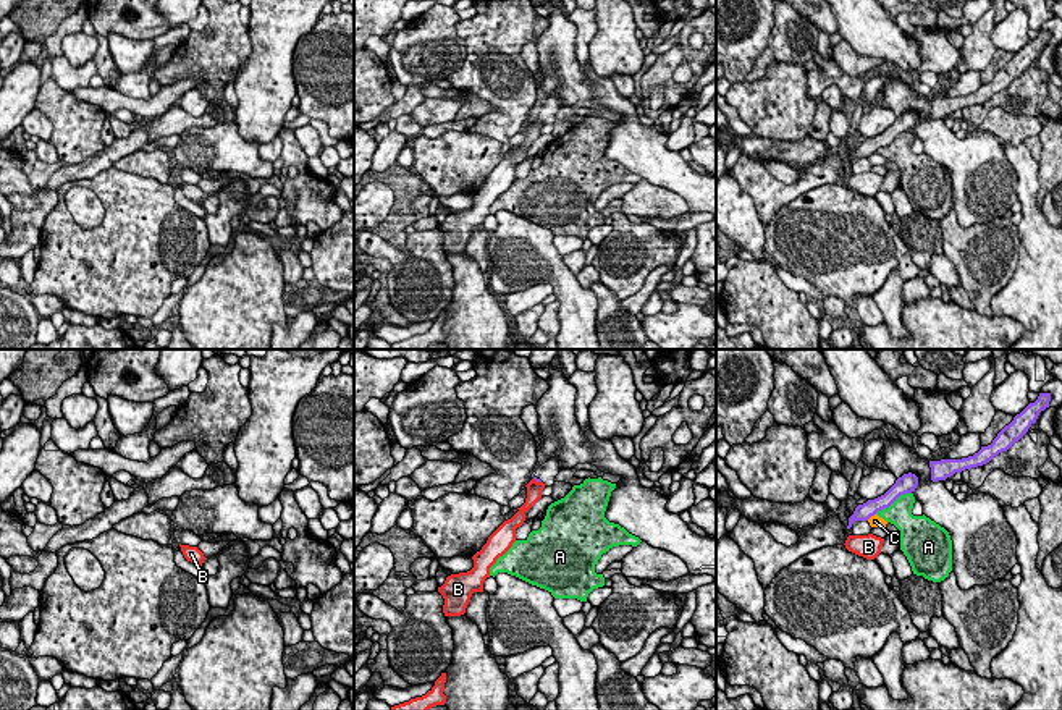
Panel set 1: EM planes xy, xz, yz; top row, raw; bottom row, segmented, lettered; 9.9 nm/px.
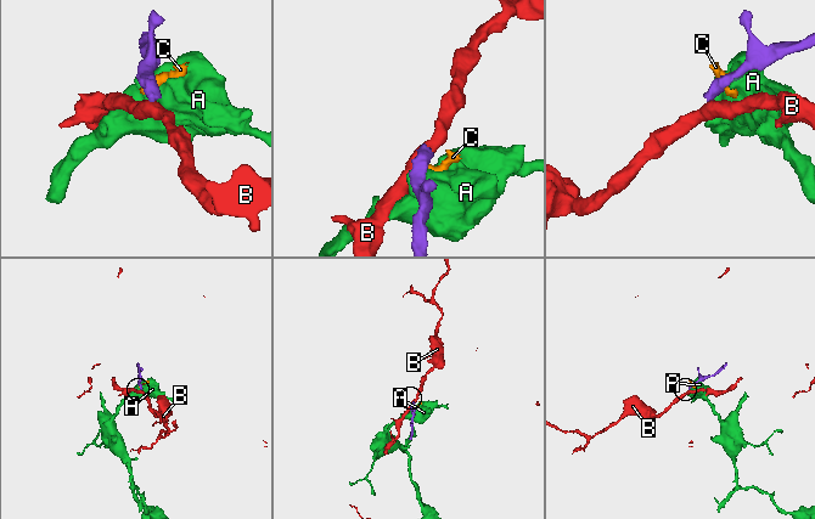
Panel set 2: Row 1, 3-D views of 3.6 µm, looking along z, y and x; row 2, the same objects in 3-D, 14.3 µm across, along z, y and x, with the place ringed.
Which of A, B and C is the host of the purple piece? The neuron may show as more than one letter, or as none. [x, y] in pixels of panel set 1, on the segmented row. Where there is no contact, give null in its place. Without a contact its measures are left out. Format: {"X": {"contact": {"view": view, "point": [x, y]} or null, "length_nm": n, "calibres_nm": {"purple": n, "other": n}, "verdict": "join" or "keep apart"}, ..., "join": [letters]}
{"A": {"contact": {"view": "yz", "point": [893, 502]}, "length_nm": 420, "calibres_nm": {"purple": 190, "other": 240}, "verdict": "keep apart"}, "B": {"contact": {"view": "xz", "point": [537, 481]}, "length_nm": 100, "calibres_nm": {"purple": 30, "other": 160}, "verdict": "keep apart"}, "C": {"contact": {"view": "yz", "point": [870, 516]}, "length_nm": 120, "calibres_nm": {"purple": 160, "other": 130}, "verdict": "keep apart"}, "join": []}

